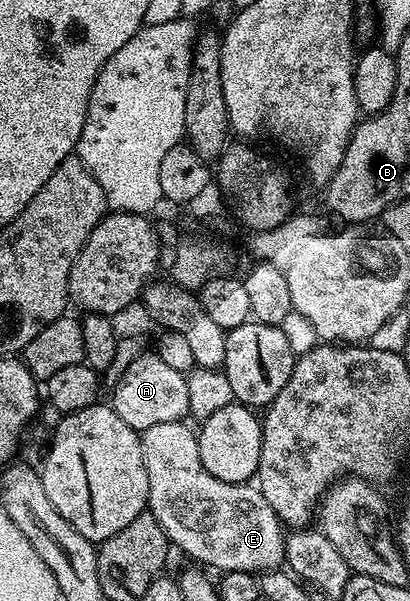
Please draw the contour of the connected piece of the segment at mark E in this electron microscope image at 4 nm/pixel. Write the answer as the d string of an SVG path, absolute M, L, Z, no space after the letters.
M183 420L170 424L154 424L140 434L142 460L148 473L148 510L161 525L169 543L192 557L193 563L217 572L234 571L255 575L257 572L278 570L285 565L284 545L286 530L280 517L266 504L259 488L242 482L218 480L210 476L202 464L200 439Z

